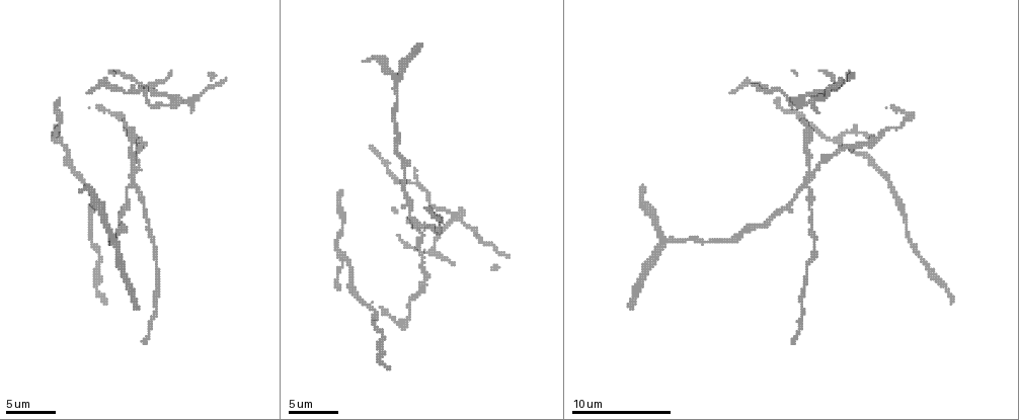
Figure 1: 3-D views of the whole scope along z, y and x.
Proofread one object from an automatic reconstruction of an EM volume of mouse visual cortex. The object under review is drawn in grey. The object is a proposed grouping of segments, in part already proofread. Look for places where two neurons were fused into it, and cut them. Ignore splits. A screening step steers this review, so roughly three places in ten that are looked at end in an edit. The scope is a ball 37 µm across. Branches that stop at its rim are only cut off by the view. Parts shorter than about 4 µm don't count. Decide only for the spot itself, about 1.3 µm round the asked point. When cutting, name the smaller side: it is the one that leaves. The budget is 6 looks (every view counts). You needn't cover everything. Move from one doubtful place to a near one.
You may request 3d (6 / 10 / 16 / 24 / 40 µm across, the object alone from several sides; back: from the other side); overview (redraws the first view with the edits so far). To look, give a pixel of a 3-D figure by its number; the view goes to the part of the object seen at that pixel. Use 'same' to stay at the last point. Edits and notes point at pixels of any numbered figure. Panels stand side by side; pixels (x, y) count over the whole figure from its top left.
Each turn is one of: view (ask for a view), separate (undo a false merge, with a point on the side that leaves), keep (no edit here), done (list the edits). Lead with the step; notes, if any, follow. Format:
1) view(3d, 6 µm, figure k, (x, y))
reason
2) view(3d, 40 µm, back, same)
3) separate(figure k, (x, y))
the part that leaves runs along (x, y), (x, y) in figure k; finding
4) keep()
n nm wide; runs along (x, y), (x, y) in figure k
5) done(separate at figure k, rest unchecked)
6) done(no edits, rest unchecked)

view(3d, 10 µm, figure 1, (808, 168))
arms part here

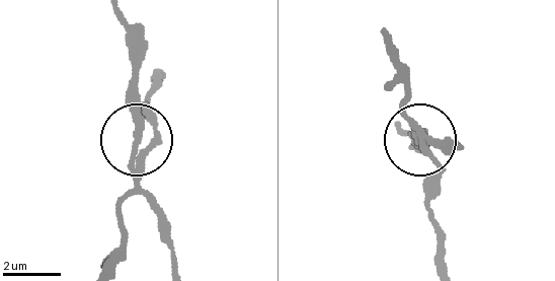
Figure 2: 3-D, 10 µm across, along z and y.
keep()
3 arms; continuous, no second neuron

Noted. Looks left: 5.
view(3d, 10 µm, figure 1, (127, 127))
calibre changes

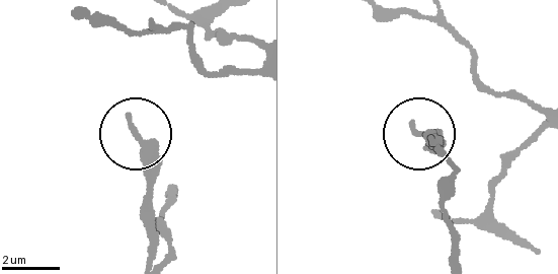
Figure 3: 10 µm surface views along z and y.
keep()
runs along (149, 253), (149, 158), (137, 139) in figure 3; continuous, no second neuron

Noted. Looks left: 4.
view(3d, 6 µm, figure 1, (395, 82))
arms part here

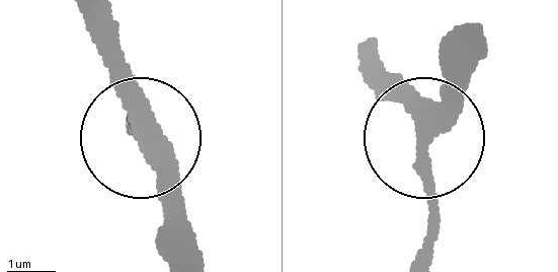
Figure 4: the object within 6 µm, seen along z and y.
view(3d, 6 µm, back, figure 4, (426, 141))
from behind

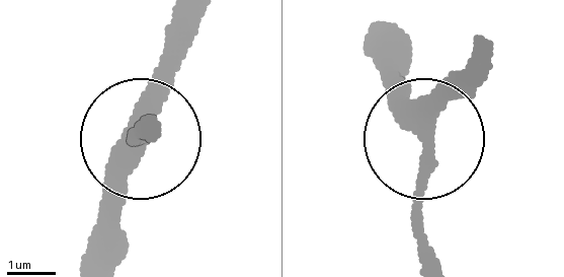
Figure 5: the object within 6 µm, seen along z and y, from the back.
keep()
360 nm wide; runs along (420, 263), (416, 166), (449, 73) in figure 5; all the same neuron

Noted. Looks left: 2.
done(no edits, rest unchecked)

